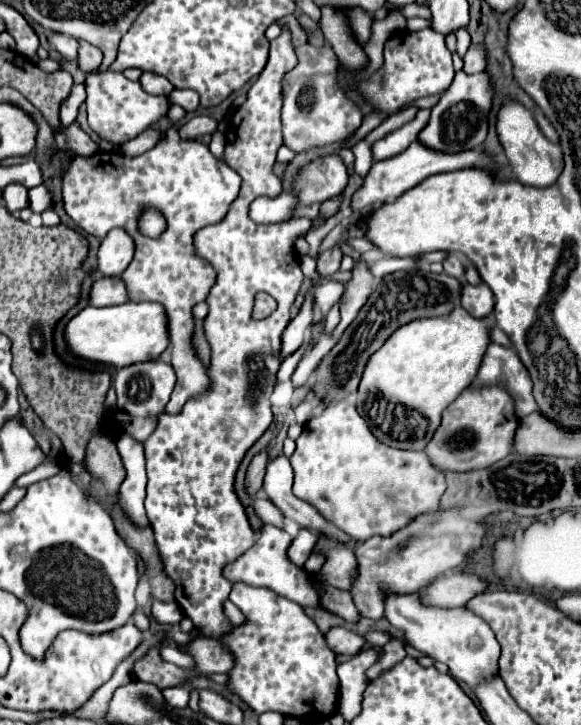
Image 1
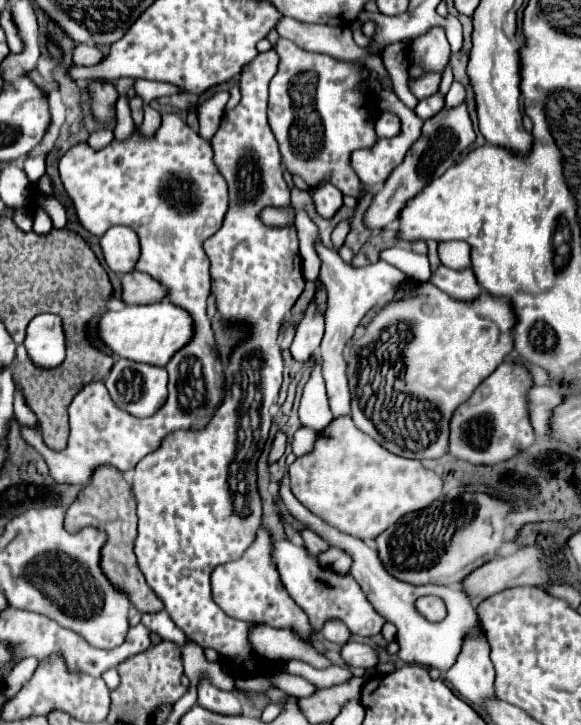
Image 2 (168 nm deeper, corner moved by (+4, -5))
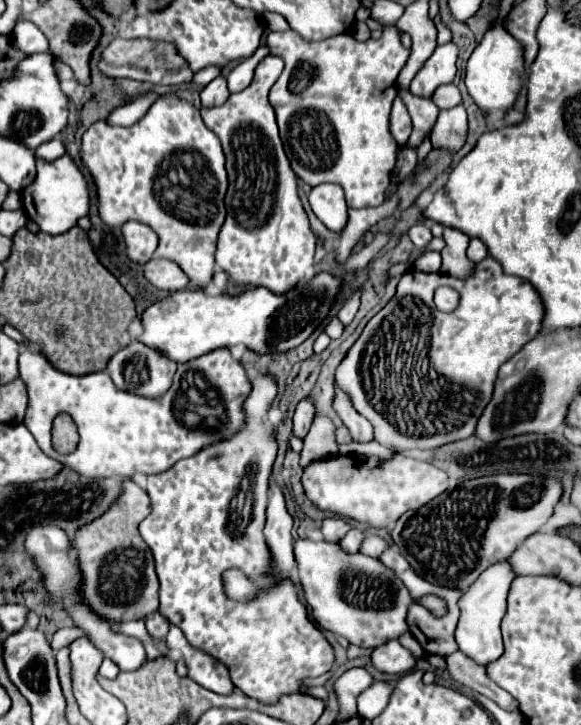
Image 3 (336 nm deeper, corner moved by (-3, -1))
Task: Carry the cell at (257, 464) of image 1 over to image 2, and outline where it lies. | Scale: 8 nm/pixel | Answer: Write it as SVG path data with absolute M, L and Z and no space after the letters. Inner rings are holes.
M278 431L276 439L274 439L274 443L272 443L272 449L270 449L268 463L276 463L276 461L278 461L278 459L284 455L284 451L286 451L286 443L288 443L288 437L286 437L286 433Z

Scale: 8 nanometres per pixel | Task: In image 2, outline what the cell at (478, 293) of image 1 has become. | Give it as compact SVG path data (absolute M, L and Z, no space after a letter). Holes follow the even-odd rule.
M440 265L432 273L430 283L434 283L438 289L442 289L444 293L448 293L450 297L460 299L460 301L474 301L482 291L474 273L472 273L472 267L456 271L446 265Z

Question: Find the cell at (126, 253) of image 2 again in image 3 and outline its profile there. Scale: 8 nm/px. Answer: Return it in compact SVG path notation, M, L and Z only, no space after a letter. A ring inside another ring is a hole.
M127 221L121 227L121 235L123 235L123 243L125 243L125 255L133 263L143 265L153 257L157 237L151 227L147 227L145 223L139 223L139 221Z

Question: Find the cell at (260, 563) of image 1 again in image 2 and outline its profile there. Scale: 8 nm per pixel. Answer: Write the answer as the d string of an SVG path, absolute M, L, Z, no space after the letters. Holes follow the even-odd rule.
M278 539L274 543L274 561L286 591L306 611L314 631L322 631L324 623L330 619L344 621L350 633L362 637L374 637L382 631L382 625L386 623L384 617L376 613L372 603L366 599L366 593L360 589L360 585L354 581L350 573L338 575L330 567L322 567L318 557L312 557L304 547L298 547L288 539Z

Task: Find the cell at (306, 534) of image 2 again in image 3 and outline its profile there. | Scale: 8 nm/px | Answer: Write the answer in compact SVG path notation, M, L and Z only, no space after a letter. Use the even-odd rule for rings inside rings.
M333 517L333 519L325 519L323 525L321 525L321 533L323 533L325 541L329 541L329 543L337 543L337 541L341 541L349 529L351 529L351 525L345 523L343 519L337 519L337 517Z

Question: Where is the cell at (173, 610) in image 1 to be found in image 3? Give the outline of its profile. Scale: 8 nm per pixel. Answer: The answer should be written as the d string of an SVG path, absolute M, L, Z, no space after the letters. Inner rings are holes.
M169 625L169 633L167 633L165 641L169 647L179 647L179 651L183 653L183 659L187 663L189 677L195 679L201 687L205 687L213 693L219 693L219 695L233 693L235 687L227 673L227 667L221 661L217 661L215 657L211 657L209 653L203 653L201 649L193 647L177 625Z

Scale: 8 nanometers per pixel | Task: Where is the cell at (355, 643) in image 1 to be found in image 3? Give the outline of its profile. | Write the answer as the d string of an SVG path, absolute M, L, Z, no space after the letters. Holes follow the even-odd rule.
M387 641L383 645L379 645L379 649L375 647L371 653L371 665L377 671L383 673L391 673L391 675L403 675L407 671L413 669L415 665L415 657L399 645L399 641Z

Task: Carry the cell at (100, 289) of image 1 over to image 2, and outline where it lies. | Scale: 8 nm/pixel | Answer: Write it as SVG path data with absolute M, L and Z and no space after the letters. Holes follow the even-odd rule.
M130 271L122 277L122 299L126 305L144 305L144 303L156 303L168 297L168 289L160 285L154 277L148 277L148 273Z

